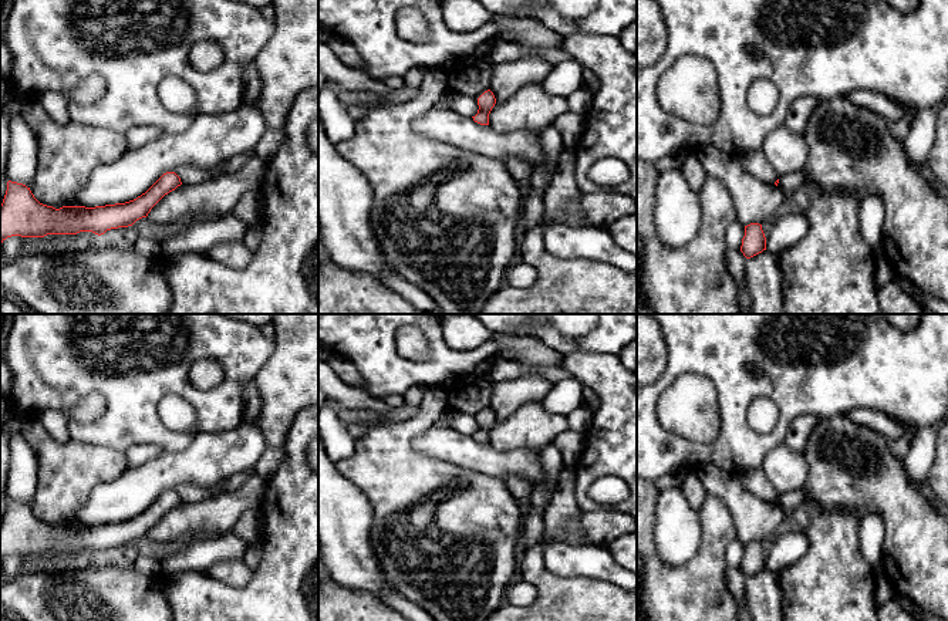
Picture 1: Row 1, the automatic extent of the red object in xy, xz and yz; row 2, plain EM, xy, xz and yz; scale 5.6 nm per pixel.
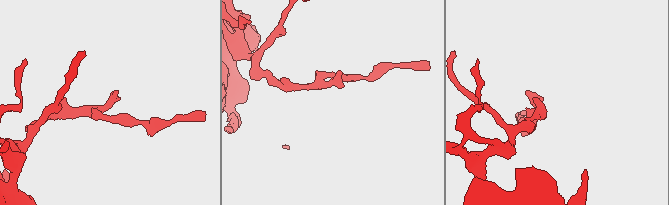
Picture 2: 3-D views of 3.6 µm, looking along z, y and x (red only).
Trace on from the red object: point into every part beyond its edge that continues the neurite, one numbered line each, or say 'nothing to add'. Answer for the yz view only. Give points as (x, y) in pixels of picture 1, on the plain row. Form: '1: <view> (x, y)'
1: yz (789, 502)

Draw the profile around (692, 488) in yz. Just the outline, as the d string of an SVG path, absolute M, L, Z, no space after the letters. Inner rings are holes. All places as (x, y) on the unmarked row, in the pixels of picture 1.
M689 472L681 486L681 490L688 502L688 504L694 509L694 510L699 510L705 496L706 496L706 490L702 485L702 482L699 480L699 477L695 475L695 472Z

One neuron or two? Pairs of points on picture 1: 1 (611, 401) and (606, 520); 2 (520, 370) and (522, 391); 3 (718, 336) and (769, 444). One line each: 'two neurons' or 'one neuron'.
1: two neurons
2: two neurons
3: one neuron

